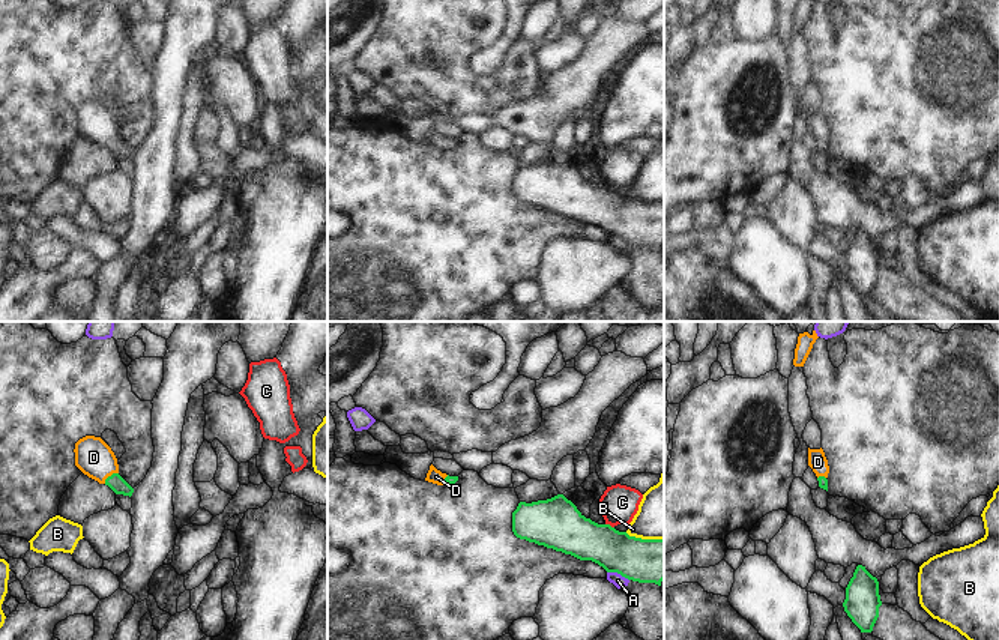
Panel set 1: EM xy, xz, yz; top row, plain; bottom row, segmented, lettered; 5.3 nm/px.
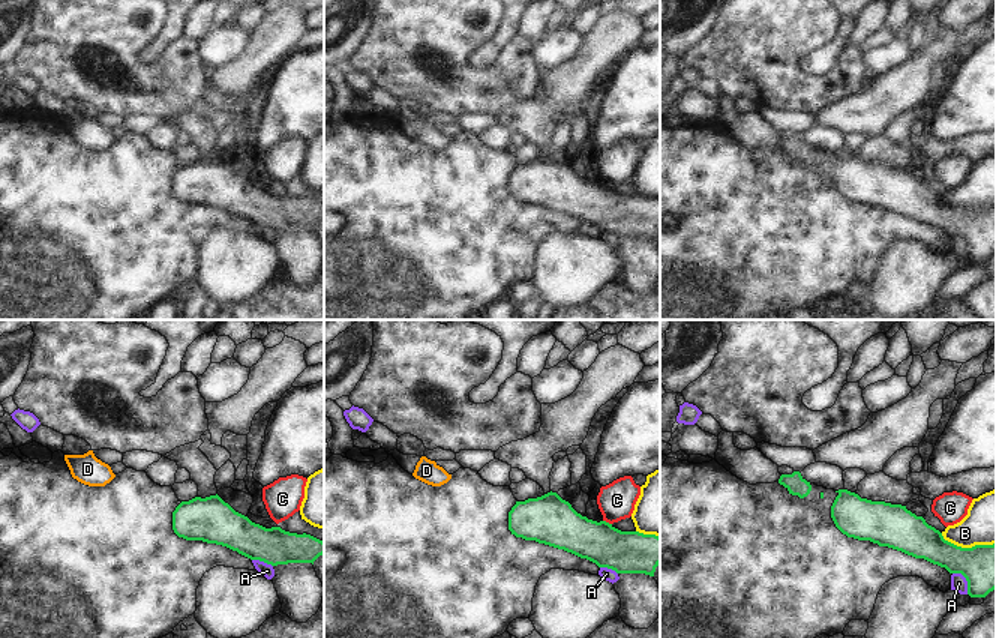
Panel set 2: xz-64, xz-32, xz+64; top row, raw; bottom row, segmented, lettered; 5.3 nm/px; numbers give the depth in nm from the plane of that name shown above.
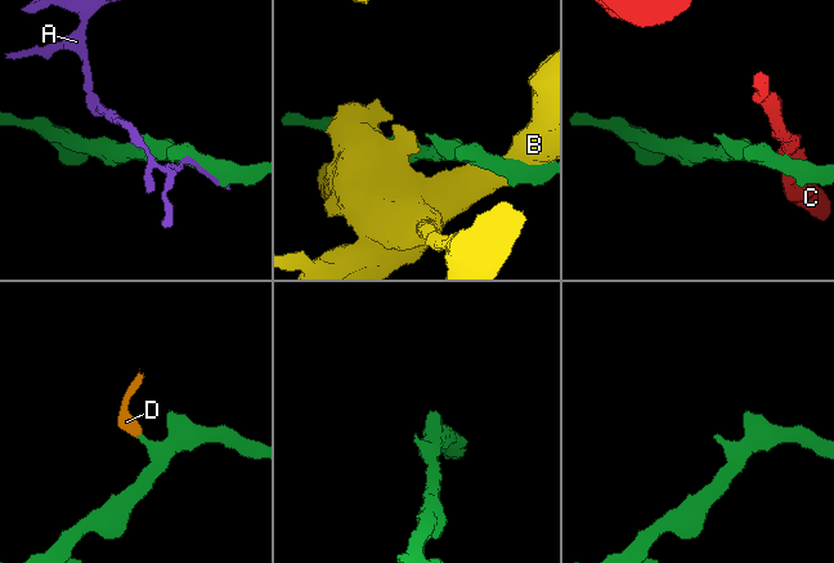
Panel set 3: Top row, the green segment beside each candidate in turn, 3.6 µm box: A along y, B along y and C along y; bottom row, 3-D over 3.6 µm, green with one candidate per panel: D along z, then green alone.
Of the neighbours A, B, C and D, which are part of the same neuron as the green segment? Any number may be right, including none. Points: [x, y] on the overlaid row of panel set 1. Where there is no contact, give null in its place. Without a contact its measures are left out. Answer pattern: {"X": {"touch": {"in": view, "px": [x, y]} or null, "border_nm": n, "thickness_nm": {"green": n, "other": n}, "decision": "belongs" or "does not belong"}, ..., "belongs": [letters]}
{"A": {"touch": {"in": "xz", "px": [618, 573]}, "border_nm": 130, "thickness_nm": {"green": 240, "other": 70}, "decision": "does not belong"}, "B": {"touch": {"in": "xz", "px": [645, 540]}, "border_nm": 220, "thickness_nm": {"green": 240, "other": 280}, "decision": "does not belong"}, "C": {"touch": {"in": "xz", "px": [609, 525]}, "border_nm": 50, "thickness_nm": {"green": 260, "other": 200}, "decision": "does not belong"}, "D": {"touch": {"in": "xy", "px": [111, 475]}, "border_nm": 100, "thickness_nm": {"green": 90, "other": 200}, "decision": "belongs"}, "belongs": ["D"]}

